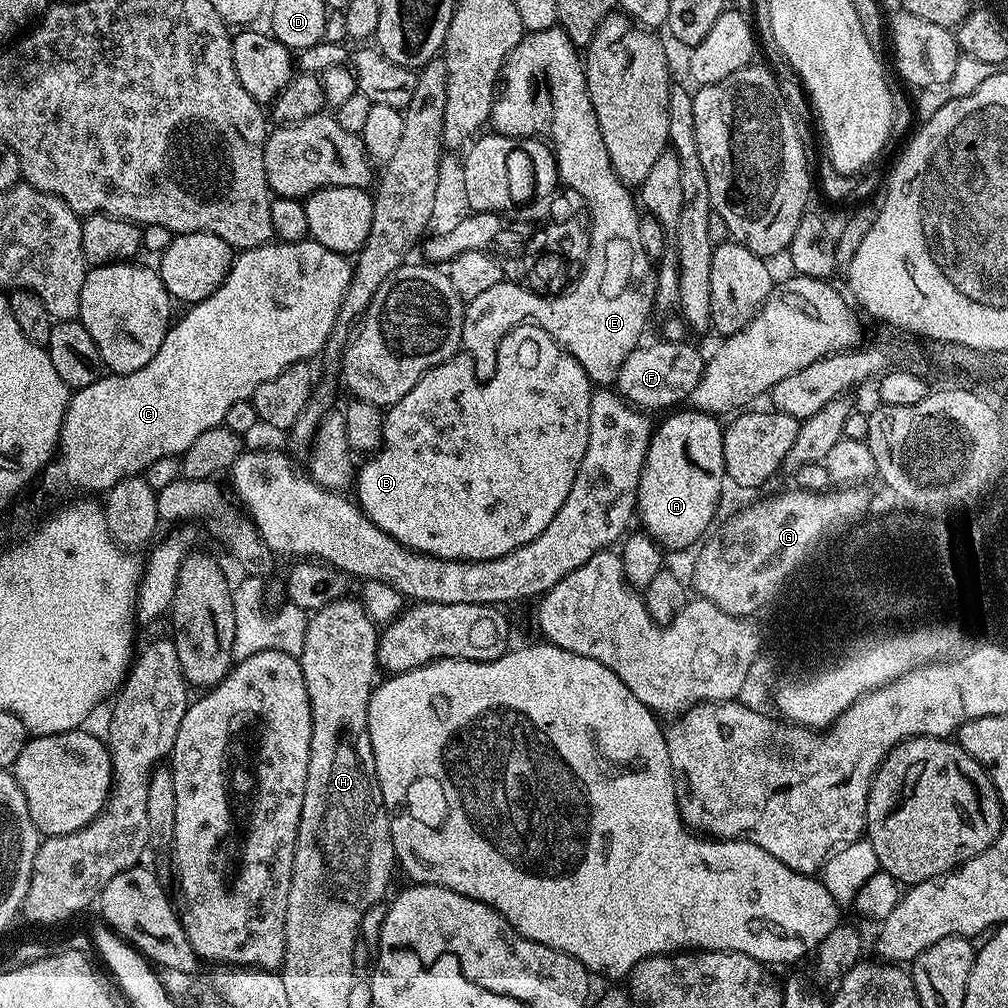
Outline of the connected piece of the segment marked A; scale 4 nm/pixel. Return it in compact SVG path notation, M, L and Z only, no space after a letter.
M673 411L668 414L673 416L655 425L636 495L643 531L669 553L690 547L704 531L707 533L713 527L720 491L726 485L721 421L710 412L680 411Z

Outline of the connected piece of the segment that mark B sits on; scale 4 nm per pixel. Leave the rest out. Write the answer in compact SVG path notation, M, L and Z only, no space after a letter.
M519 324L517 328L510 330L510 334L506 334L506 338L502 338L496 351L496 369L489 380L482 382L478 379L474 362L467 354L457 354L451 356L446 363L434 366L429 372L422 374L414 390L410 390L406 398L385 411L379 449L365 459L368 461L361 468L359 465L354 476L355 503L378 530L390 534L390 538L416 552L424 552L427 556L437 556L443 560L502 558L518 550L518 546L526 546L534 538L538 538L538 534L542 534L542 530L546 530L546 526L554 522L554 514L562 510L562 502L566 502L570 486L574 486L574 478L586 454L586 442L590 438L590 398L593 391L594 385L588 379L586 370L582 370L582 366L551 334L537 324Z

